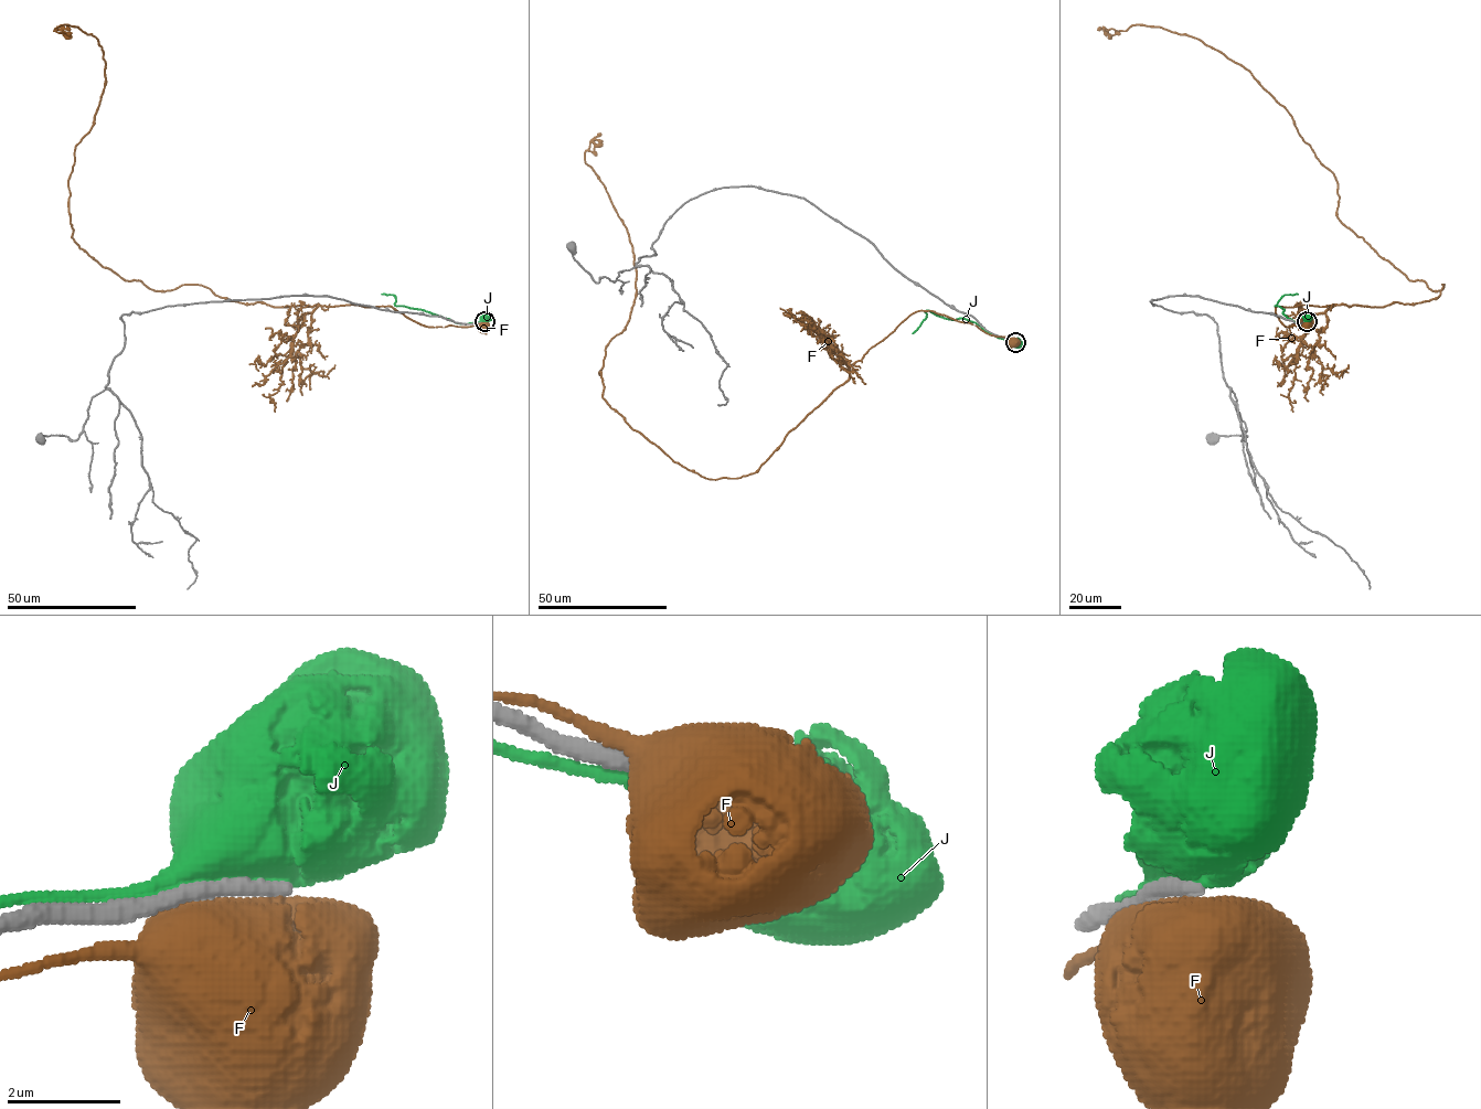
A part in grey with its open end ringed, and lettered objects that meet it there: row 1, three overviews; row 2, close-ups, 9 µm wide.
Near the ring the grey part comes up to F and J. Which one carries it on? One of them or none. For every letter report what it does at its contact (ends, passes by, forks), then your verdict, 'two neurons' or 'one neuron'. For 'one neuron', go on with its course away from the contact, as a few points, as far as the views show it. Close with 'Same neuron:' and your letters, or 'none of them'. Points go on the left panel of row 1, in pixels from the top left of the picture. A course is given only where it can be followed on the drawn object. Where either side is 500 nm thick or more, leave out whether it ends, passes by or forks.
F: two neurons
J: two neurons
Same neuron: none of them

